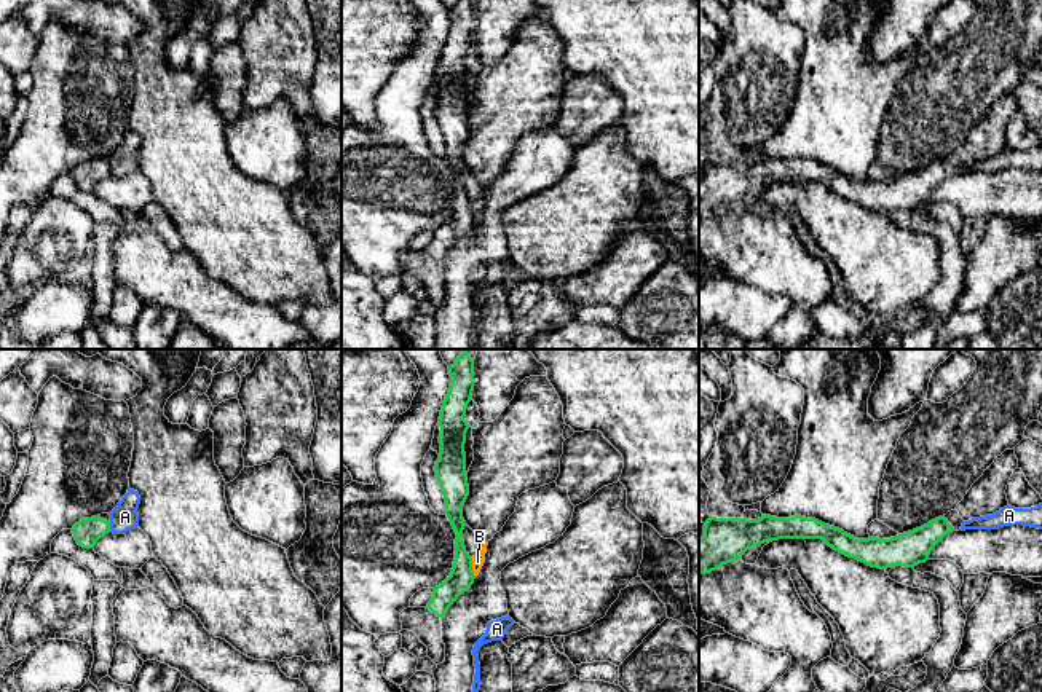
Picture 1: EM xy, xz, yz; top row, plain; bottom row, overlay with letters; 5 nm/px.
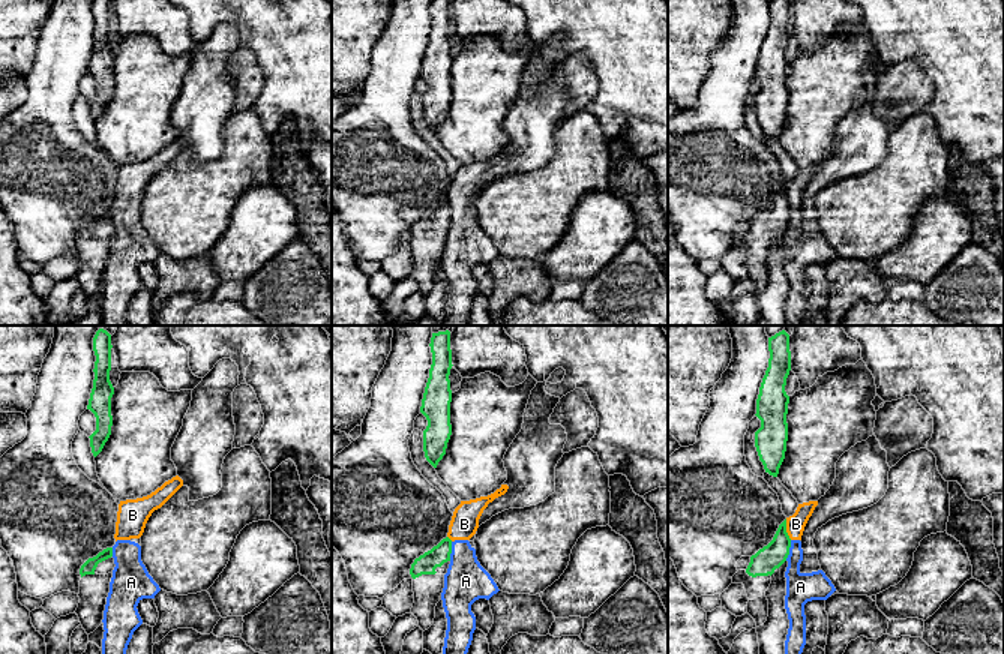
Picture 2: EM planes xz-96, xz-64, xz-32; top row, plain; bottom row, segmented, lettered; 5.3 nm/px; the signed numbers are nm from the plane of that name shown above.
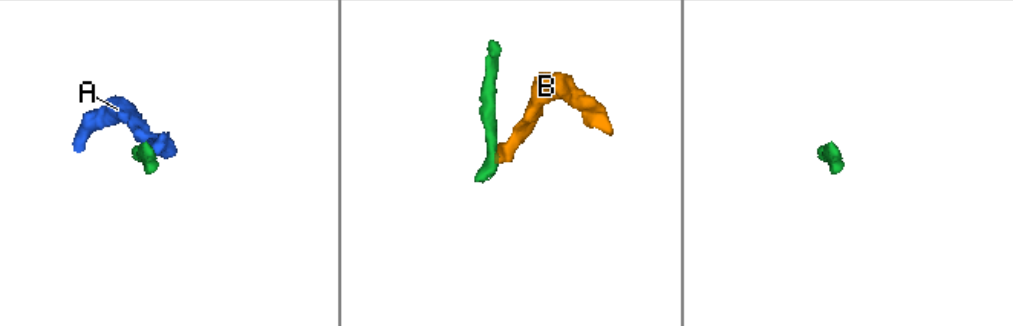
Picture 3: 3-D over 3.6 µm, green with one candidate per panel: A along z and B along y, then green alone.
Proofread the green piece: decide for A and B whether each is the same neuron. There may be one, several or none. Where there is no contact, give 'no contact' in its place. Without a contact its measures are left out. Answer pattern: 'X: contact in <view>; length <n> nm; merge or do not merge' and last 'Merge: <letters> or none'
A: contact in xy; length 60 nm; do not merge
B: contact in xz; length 100 nm; do not merge
Merge: none

